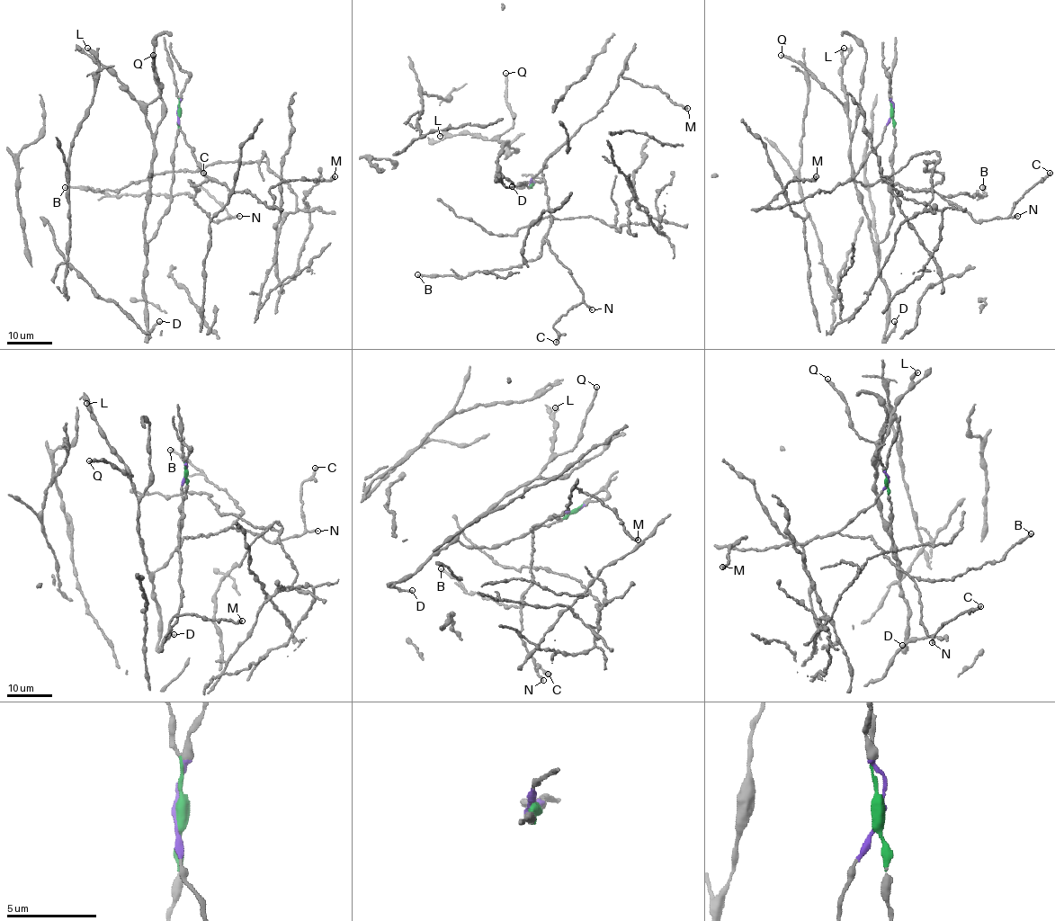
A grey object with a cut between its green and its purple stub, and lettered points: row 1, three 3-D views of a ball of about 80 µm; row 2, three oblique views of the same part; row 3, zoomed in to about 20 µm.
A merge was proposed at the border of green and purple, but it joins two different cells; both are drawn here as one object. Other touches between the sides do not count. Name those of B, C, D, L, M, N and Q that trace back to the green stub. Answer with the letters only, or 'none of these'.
D, L, Q

